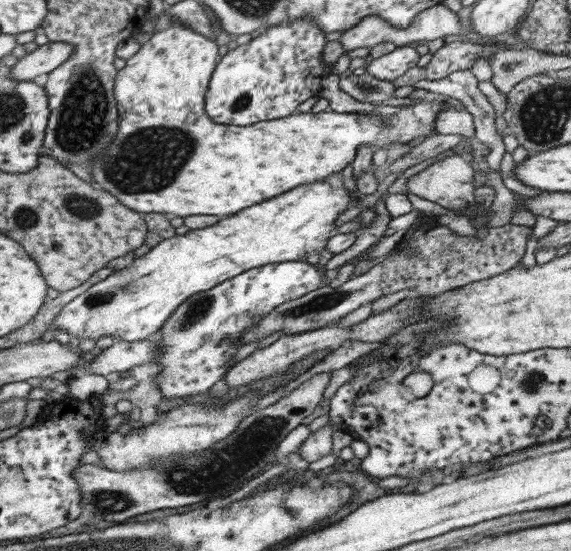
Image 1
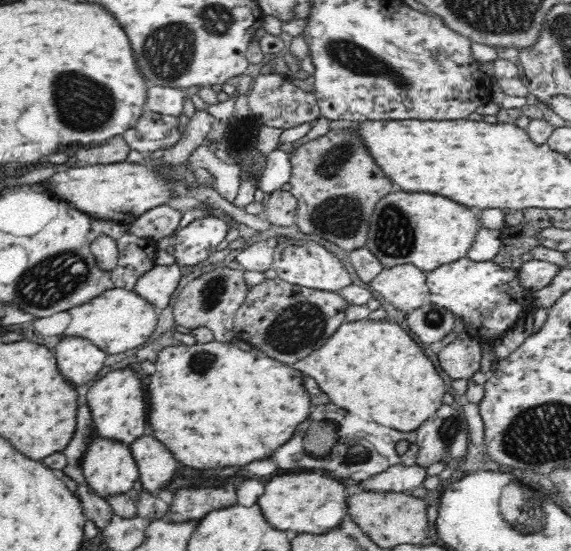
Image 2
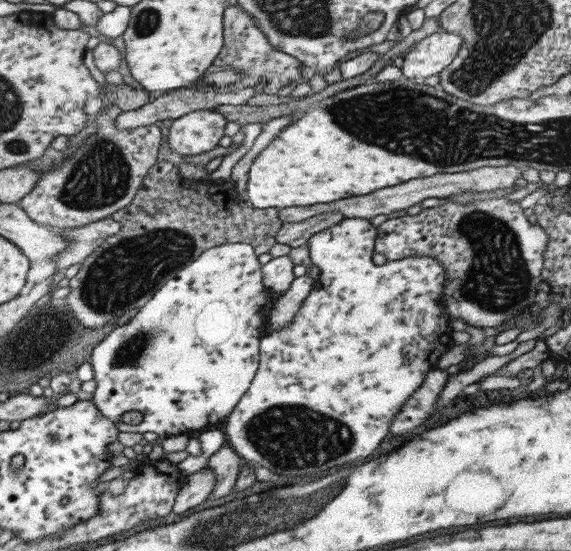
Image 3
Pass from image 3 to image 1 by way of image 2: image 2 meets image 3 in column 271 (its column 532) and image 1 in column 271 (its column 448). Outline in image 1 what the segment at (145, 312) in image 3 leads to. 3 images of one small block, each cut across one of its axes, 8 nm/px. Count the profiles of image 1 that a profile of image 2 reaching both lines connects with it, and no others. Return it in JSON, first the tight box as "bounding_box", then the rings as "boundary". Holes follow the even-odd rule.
{"bounding_box":[154,261,325,398],"boundary":[[[289,261],[263,266],[256,266],[242,273],[236,274],[223,282],[218,282],[207,290],[191,294],[175,307],[175,310],[165,319],[158,328],[161,332],[159,338],[159,358],[157,364],[161,364],[159,376],[154,378],[162,398],[189,398],[208,392],[209,388],[217,382],[229,370],[228,360],[239,350],[240,334],[255,326],[258,320],[268,314],[281,302],[287,302],[307,294],[309,291],[323,287],[325,282],[324,269],[317,264]]]}

